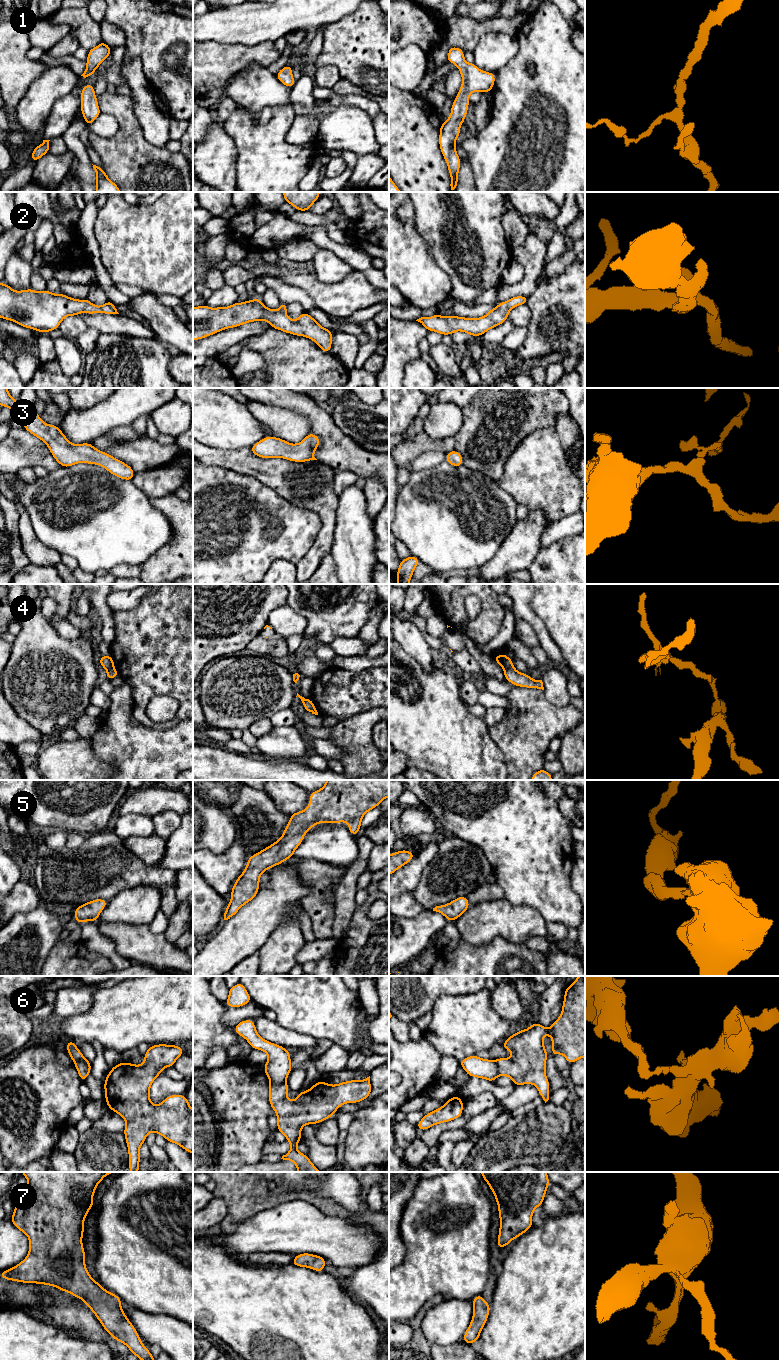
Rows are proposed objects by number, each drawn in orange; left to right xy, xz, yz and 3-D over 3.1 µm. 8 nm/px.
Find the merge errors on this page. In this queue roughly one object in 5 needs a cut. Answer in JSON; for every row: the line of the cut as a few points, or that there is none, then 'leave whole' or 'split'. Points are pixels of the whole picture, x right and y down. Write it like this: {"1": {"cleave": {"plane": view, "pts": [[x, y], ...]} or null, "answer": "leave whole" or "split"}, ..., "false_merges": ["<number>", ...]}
{"1": {"cleave": null, "answer": "leave whole"}, "2": {"cleave": null, "answer": "leave whole"}, "3": {"cleave": null, "answer": "leave whole"}, "4": {"cleave": {"plane": "yz", "pts": [[512, 665], [504, 670]]}, "answer": "split"}, "5": {"cleave": null, "answer": "leave whole"}, "6": {"cleave": {"plane": "xy", "pts": [[75, 1063], [83, 1061], [87, 1065], [89, 1072]]}, "answer": "split"}, "7": {"cleave": null, "answer": "leave whole"}, "false_merges": ["4", "6"]}

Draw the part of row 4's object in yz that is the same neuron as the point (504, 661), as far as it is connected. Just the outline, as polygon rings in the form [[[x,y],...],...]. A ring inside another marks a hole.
[[[503,653],[493,658],[504,670],[513,666],[513,660]]]

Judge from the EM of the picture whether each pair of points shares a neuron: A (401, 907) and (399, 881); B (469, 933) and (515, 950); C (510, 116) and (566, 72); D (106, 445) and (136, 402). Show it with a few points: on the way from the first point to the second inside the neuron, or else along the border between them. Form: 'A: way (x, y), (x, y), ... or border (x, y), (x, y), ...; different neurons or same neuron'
A: way (400, 901), (399, 887); same neuron
B: border (466, 941), (481, 945), (502, 936), (513, 943); different neurons
C: way (524, 101), (537, 87), (551, 87); same neuron
D: border (102, 435), (93, 440); different neurons

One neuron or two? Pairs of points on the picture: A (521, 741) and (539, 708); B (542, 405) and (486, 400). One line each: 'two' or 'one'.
A: one
B: one

